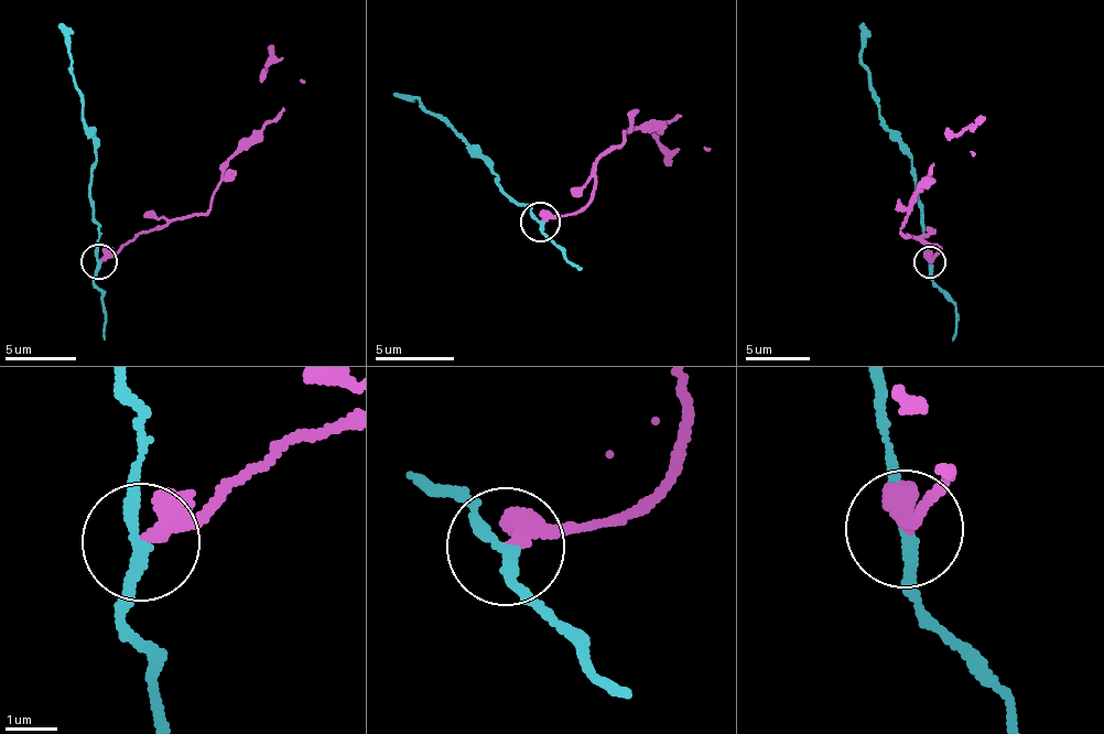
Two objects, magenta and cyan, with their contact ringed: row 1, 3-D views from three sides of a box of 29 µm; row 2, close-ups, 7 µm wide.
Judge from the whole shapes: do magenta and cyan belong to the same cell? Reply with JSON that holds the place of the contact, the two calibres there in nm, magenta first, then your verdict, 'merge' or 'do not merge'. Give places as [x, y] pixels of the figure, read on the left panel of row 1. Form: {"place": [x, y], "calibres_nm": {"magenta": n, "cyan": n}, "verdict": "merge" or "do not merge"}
{"place": [99, 261], "calibres_nm": {"magenta": 360, "cyan": 200}, "verdict": "do not merge"}

